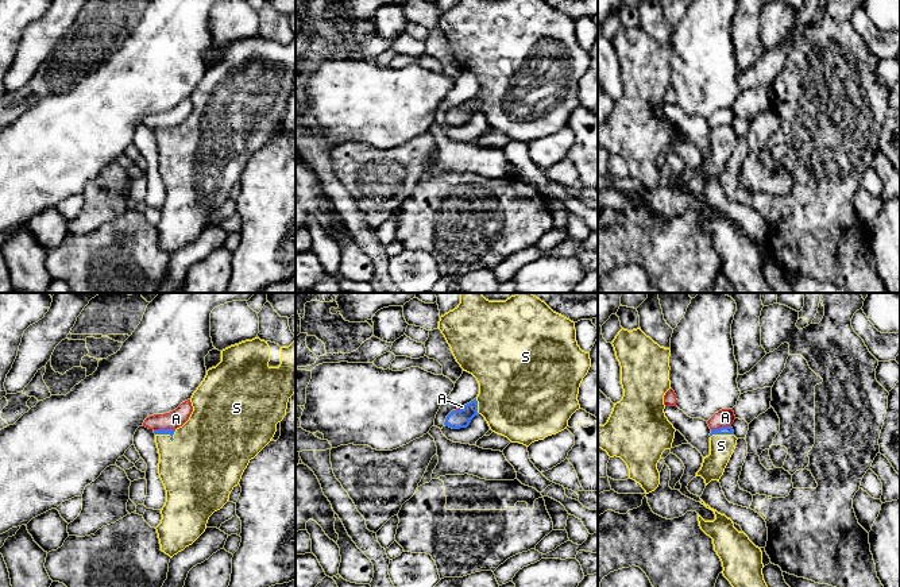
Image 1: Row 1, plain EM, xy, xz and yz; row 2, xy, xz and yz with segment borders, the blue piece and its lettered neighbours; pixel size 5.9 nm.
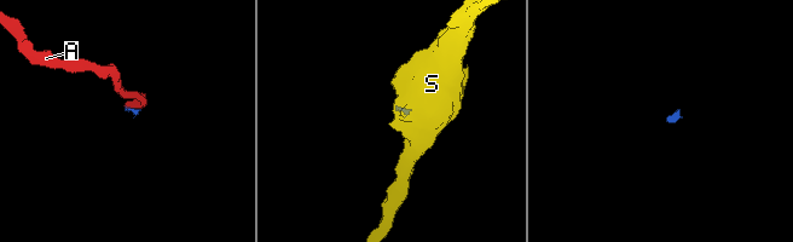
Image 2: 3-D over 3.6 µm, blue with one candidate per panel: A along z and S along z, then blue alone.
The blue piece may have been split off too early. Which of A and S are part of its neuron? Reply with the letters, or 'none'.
S

